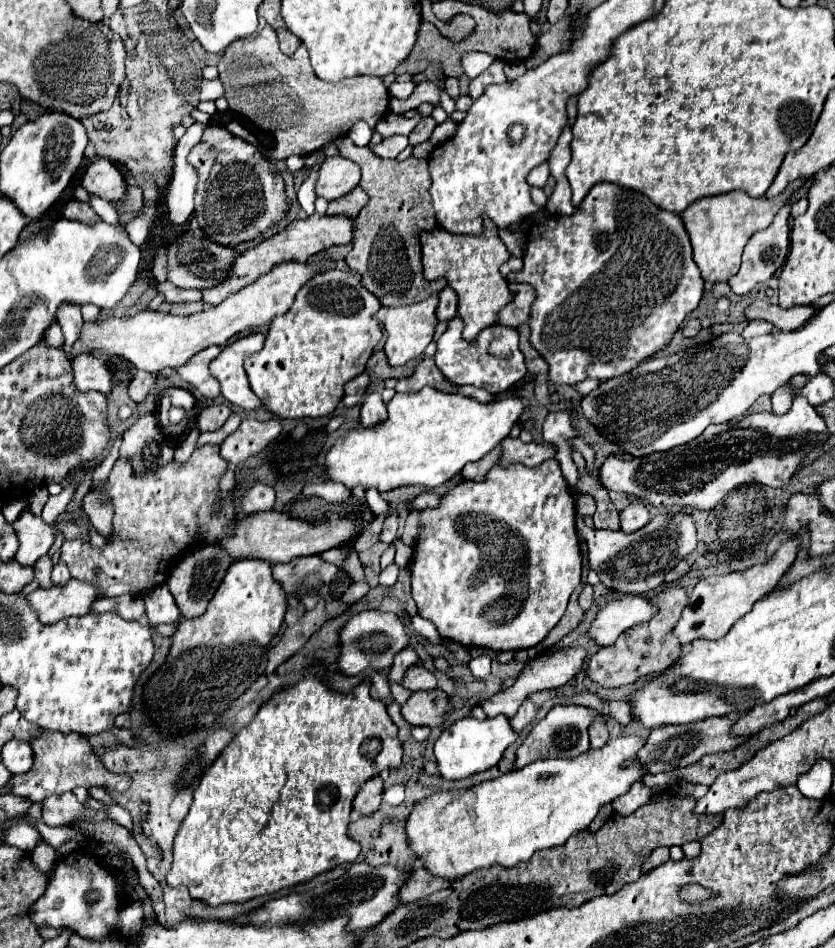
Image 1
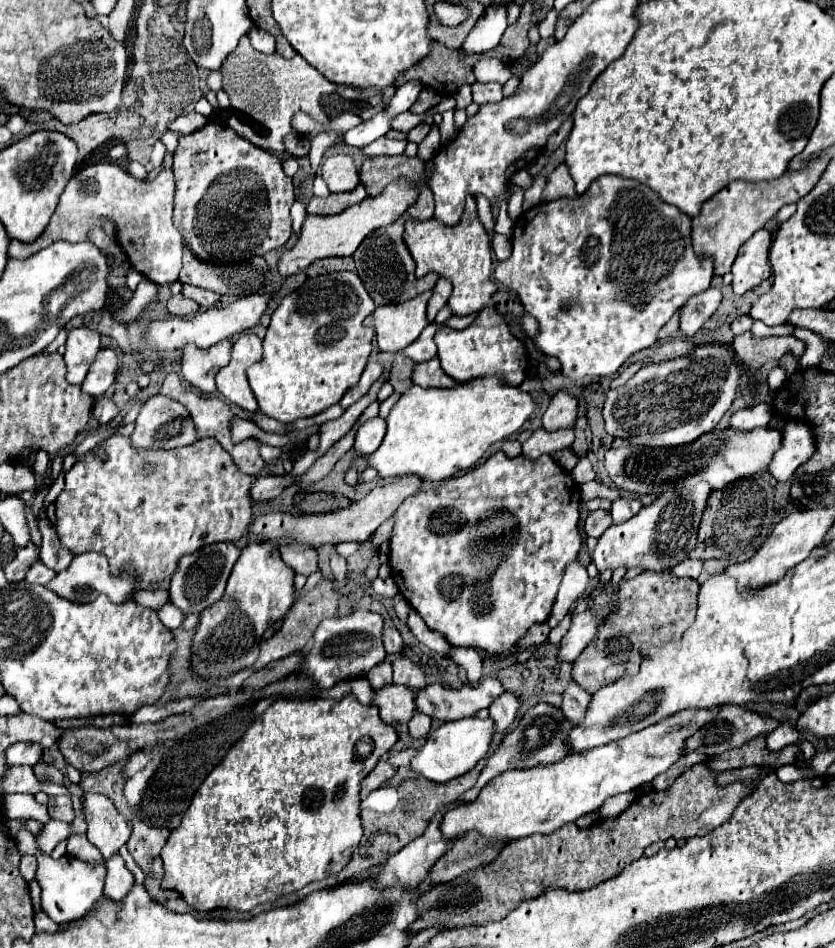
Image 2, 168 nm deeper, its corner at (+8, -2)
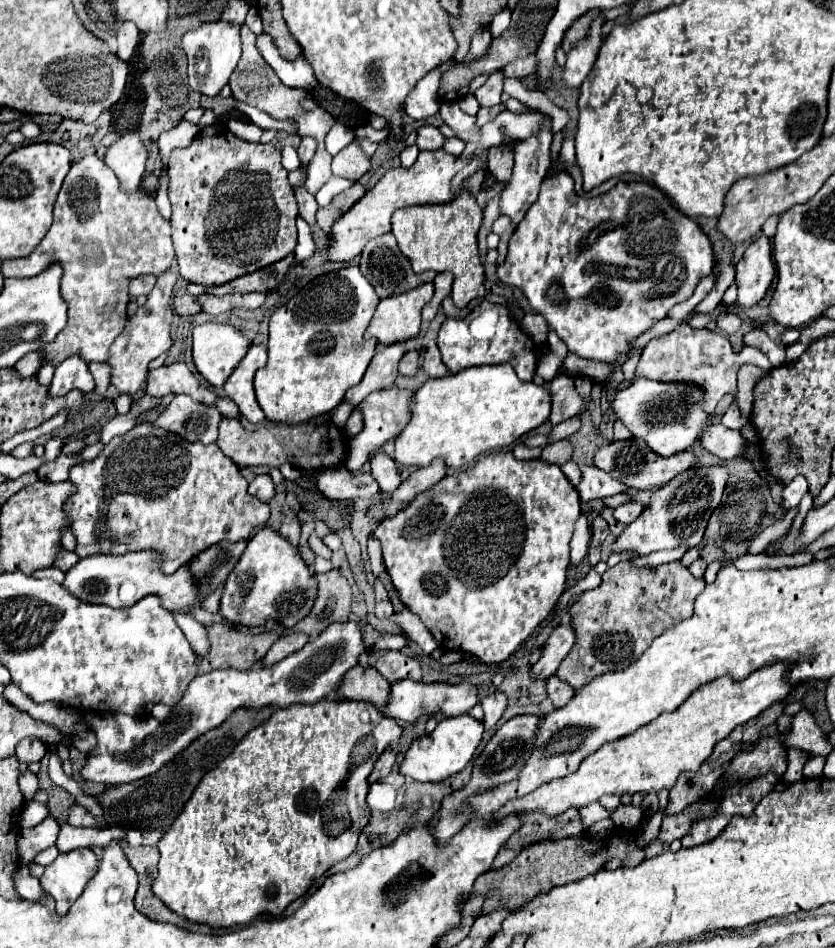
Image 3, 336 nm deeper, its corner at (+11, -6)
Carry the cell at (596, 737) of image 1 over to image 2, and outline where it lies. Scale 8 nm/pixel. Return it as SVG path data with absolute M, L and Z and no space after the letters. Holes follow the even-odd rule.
M575 682L569 684L569 688L563 692L563 704L561 710L563 714L575 724L575 722L583 722L585 714L587 714L587 706L591 702L591 696Z

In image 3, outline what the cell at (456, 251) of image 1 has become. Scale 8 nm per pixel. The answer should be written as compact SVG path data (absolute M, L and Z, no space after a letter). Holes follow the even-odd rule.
M462 190L456 200L446 202L446 204L436 204L436 206L412 206L412 208L400 208L392 214L392 234L398 240L400 250L408 256L412 268L416 274L424 270L434 270L434 272L446 272L450 270L454 274L454 286L452 286L452 300L458 308L466 308L474 298L484 296L484 266L480 264L478 256L478 246L476 246L476 234L482 222L482 208L478 206L476 198L468 192Z

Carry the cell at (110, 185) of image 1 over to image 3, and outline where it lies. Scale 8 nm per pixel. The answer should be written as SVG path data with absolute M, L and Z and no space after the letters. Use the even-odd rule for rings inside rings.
M90 156L80 158L70 166L70 172L64 178L62 190L54 204L54 224L50 232L44 236L44 240L28 258L4 260L2 274L4 278L8 276L26 278L44 272L52 264L58 264L64 270L60 278L60 292L64 302L68 304L68 326L52 342L40 346L38 352L42 356L42 364L50 362L52 366L58 366L60 362L64 362L74 354L82 356L86 362L106 362L110 358L112 342L124 332L128 320L126 316L126 306L130 302L128 280L142 274L160 276L174 264L170 222L160 216L156 202L150 194L122 192L118 178L100 158L90 158Z

